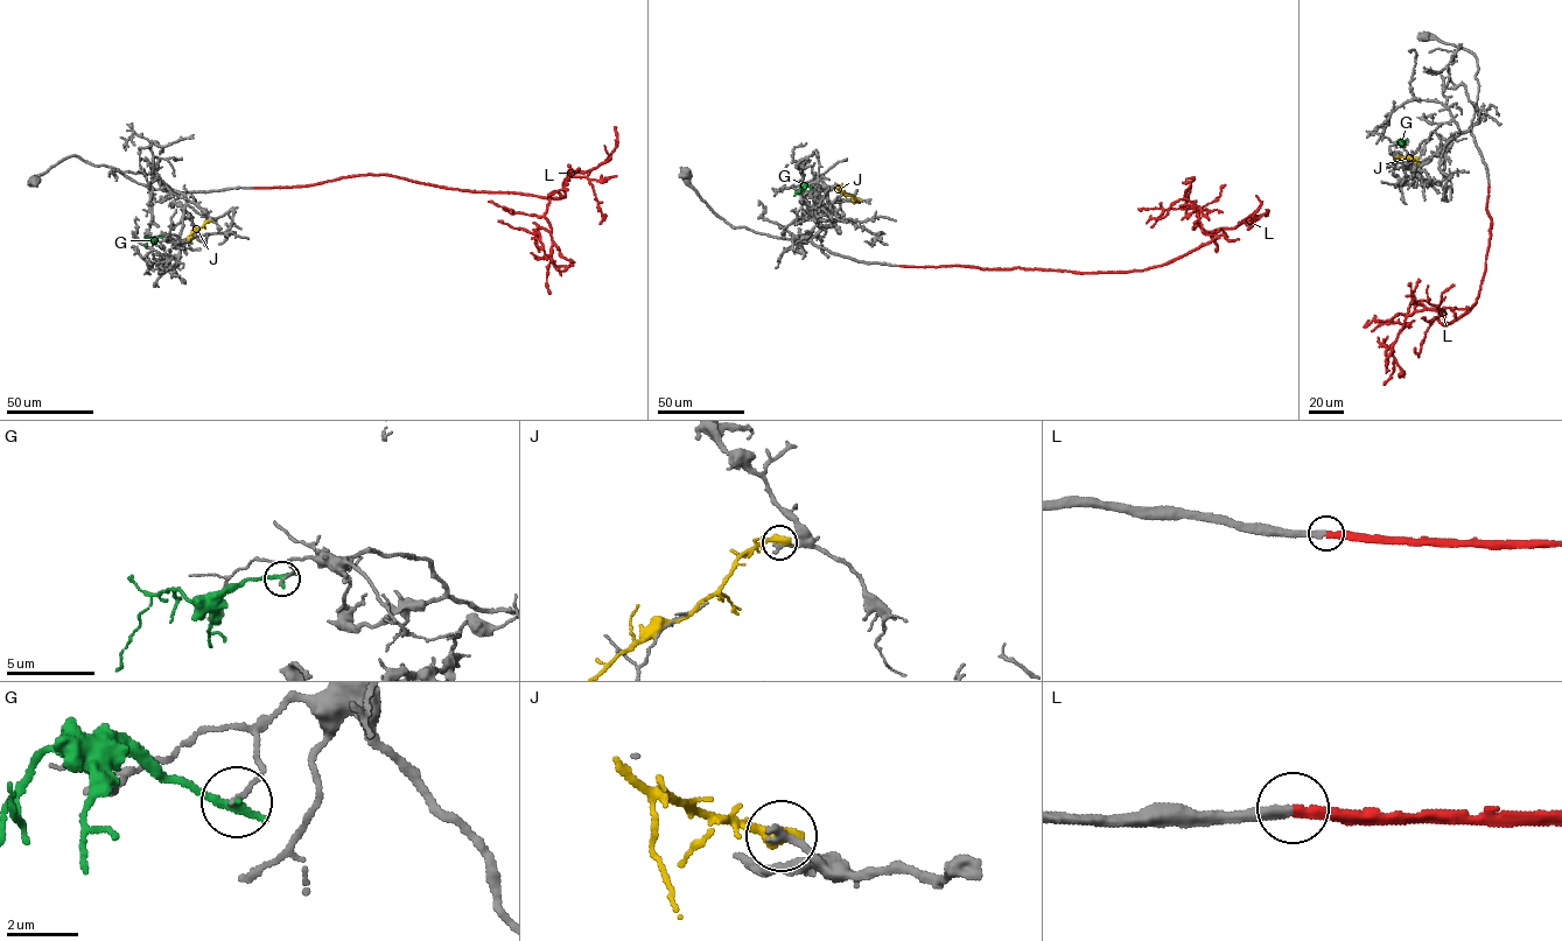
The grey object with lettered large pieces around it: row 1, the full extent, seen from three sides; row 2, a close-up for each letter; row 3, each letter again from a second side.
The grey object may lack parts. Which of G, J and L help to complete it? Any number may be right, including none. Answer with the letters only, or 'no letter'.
L

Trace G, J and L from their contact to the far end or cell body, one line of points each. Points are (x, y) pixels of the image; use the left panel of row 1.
G: (161, 237), (148, 239), (145, 246)
J: (209, 220), (193, 231), (189, 236), (191, 237)
L: (254, 187), (371, 174), (565, 196), (550, 195), (551, 231), (538, 227), (536, 234), (498, 220)

